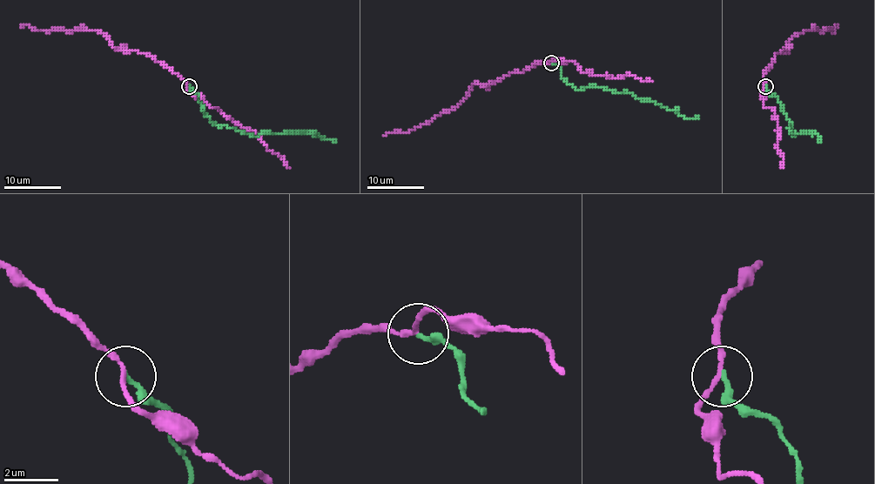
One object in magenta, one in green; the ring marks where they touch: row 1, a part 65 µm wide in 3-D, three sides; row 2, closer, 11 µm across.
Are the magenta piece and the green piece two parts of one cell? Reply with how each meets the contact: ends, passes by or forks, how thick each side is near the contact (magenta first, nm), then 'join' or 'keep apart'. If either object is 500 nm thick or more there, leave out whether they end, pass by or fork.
magenta passes by; green ends there; 160 nm thick on the magenta side, 200 nm on the other; keep apart

